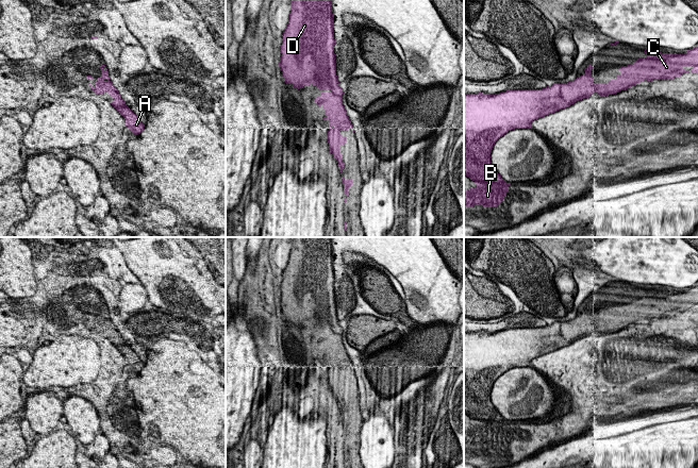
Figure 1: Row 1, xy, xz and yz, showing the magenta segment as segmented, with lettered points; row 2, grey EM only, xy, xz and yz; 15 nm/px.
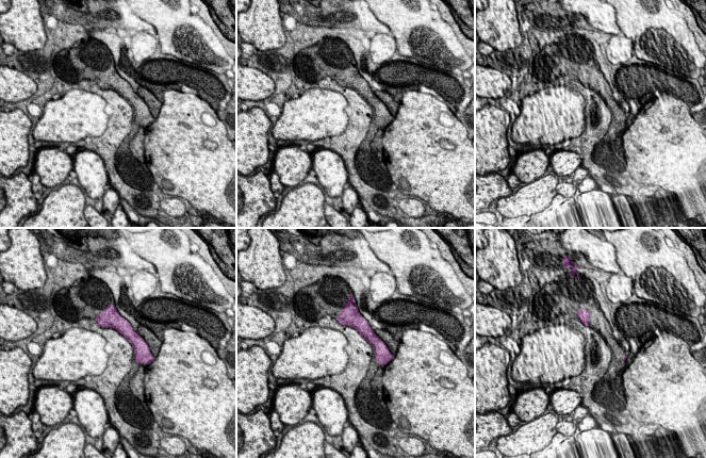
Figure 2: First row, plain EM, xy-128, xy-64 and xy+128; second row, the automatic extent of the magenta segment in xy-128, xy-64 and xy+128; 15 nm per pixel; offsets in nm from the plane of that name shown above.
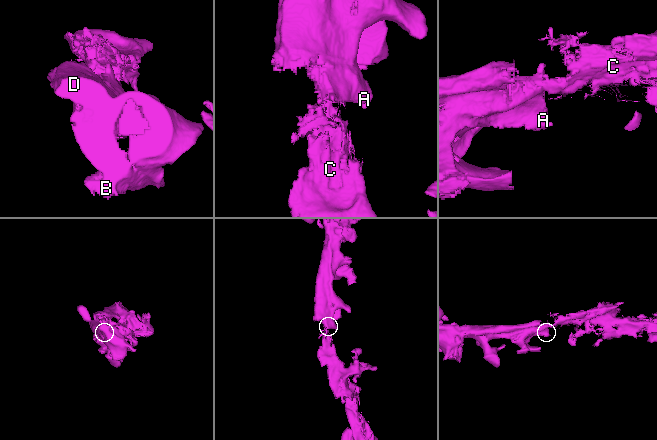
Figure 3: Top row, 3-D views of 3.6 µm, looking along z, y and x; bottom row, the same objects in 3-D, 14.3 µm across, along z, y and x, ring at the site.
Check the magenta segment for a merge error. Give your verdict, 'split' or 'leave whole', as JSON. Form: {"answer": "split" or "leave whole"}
{"answer": "leave whole"}

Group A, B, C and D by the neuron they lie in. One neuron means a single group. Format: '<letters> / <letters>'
A B C D

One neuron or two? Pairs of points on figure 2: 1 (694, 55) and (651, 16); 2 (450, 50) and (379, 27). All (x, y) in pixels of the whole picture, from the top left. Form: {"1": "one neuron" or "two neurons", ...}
{"1": "one neuron", "2": "two neurons"}

